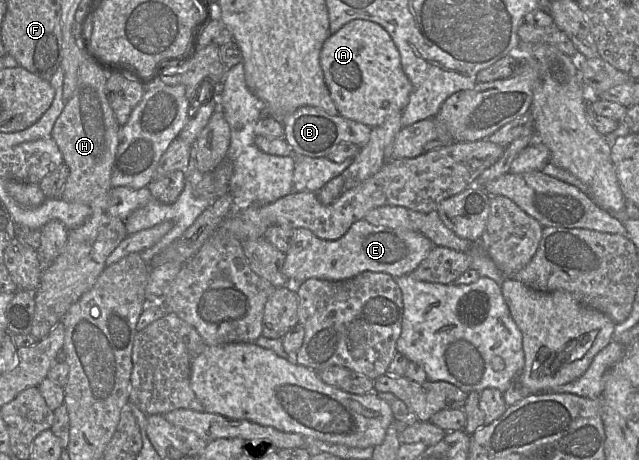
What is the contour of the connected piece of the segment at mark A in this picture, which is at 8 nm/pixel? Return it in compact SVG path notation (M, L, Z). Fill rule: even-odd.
M351 20L331 34L323 44L320 64L330 95L345 118L374 128L408 105L412 83L403 71L392 37L376 22Z

